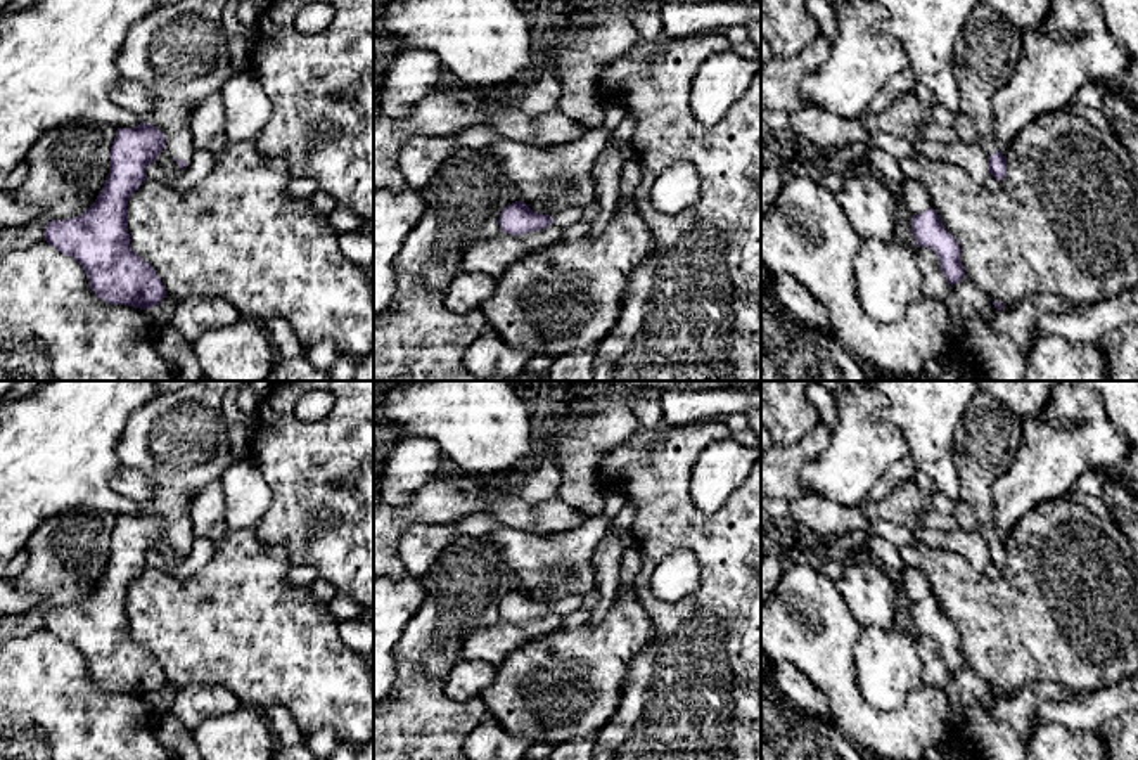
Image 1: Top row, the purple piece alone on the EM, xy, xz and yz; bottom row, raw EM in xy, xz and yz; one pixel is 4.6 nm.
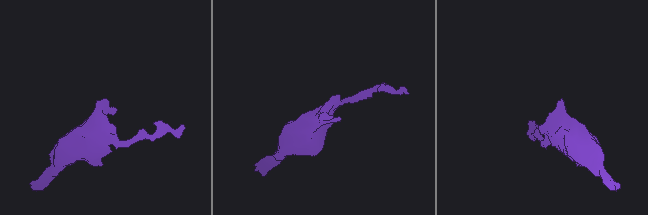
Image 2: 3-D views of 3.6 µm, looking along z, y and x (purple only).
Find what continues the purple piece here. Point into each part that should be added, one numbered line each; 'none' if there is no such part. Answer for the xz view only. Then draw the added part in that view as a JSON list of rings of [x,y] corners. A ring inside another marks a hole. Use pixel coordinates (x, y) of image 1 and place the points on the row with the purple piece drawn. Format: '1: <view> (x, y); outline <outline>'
1: xz (569, 217); outline [[[567,208],[559,211],[552,216],[552,225],[559,227],[560,230],[567,230],[581,222],[581,209]]]

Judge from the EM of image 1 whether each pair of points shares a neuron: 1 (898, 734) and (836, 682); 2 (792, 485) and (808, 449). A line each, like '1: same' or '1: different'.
1: same
2: same

